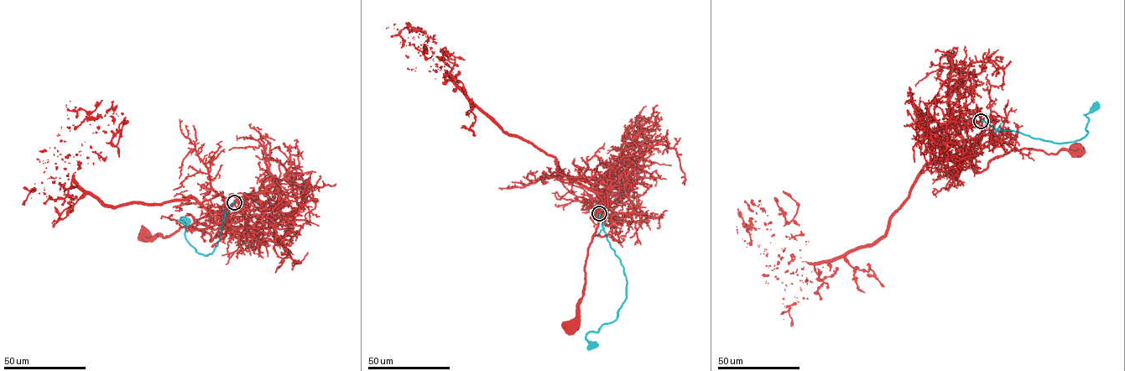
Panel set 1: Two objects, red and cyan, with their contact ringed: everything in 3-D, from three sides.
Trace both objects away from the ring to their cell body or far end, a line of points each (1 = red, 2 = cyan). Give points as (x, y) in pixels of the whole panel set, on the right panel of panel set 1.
1: (981, 121), (980, 137), (966, 143), (979, 173), (992, 159), (1013, 149), (1049, 154), (1063, 148), (1079, 150)
2: (981, 121), (1000, 130), (1018, 132), (1061, 143), (1075, 142), (1086, 133), (1088, 117), (1084, 115), (1097, 107)

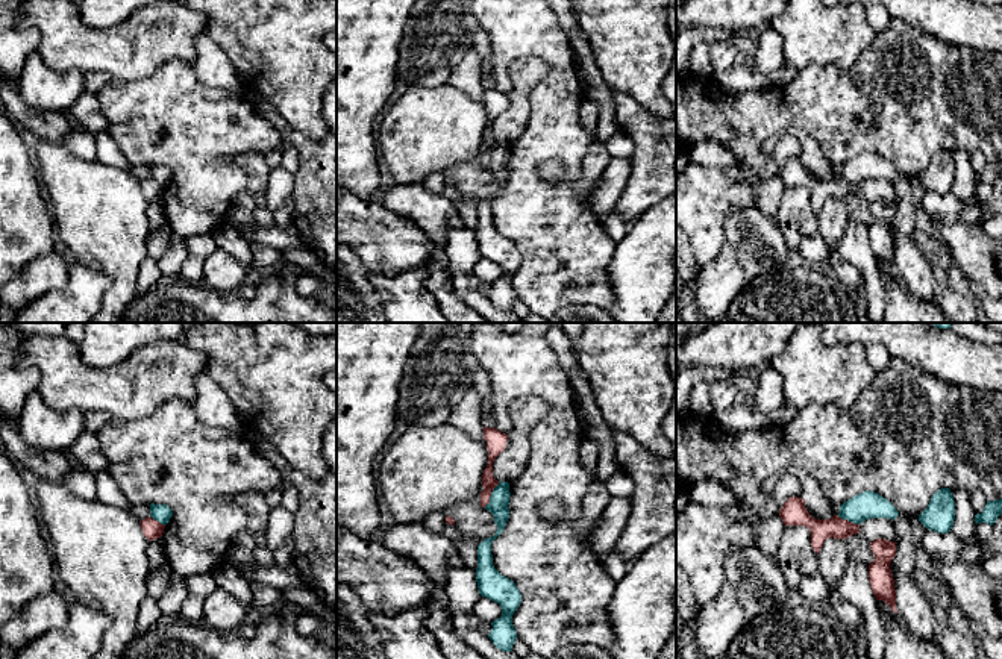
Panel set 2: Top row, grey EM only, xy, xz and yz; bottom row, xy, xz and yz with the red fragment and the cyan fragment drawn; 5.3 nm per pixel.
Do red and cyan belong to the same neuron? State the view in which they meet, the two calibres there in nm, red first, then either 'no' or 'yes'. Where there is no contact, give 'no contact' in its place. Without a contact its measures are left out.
xz | 80/110 nm | no

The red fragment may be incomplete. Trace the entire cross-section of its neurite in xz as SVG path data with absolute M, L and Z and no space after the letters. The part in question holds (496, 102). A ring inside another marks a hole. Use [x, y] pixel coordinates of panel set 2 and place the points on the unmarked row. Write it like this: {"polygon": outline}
{"polygon": "M484 88L484 100L487 102L488 111L488 126L482 135L482 147L481 153L481 167L485 168L490 164L490 158L493 150L499 145L499 142L493 136L493 123L494 120L505 111L508 95L499 92L496 88Z"}

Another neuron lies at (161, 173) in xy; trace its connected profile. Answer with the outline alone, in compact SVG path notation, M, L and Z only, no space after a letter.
M150 165L150 177L156 182L159 182L161 185L167 185L171 179L173 173L167 165Z

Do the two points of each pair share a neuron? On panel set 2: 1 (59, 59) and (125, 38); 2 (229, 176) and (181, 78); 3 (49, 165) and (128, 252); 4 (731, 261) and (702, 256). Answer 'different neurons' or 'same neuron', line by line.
1: same neuron
2: same neuron
3: same neuron
4: different neurons

